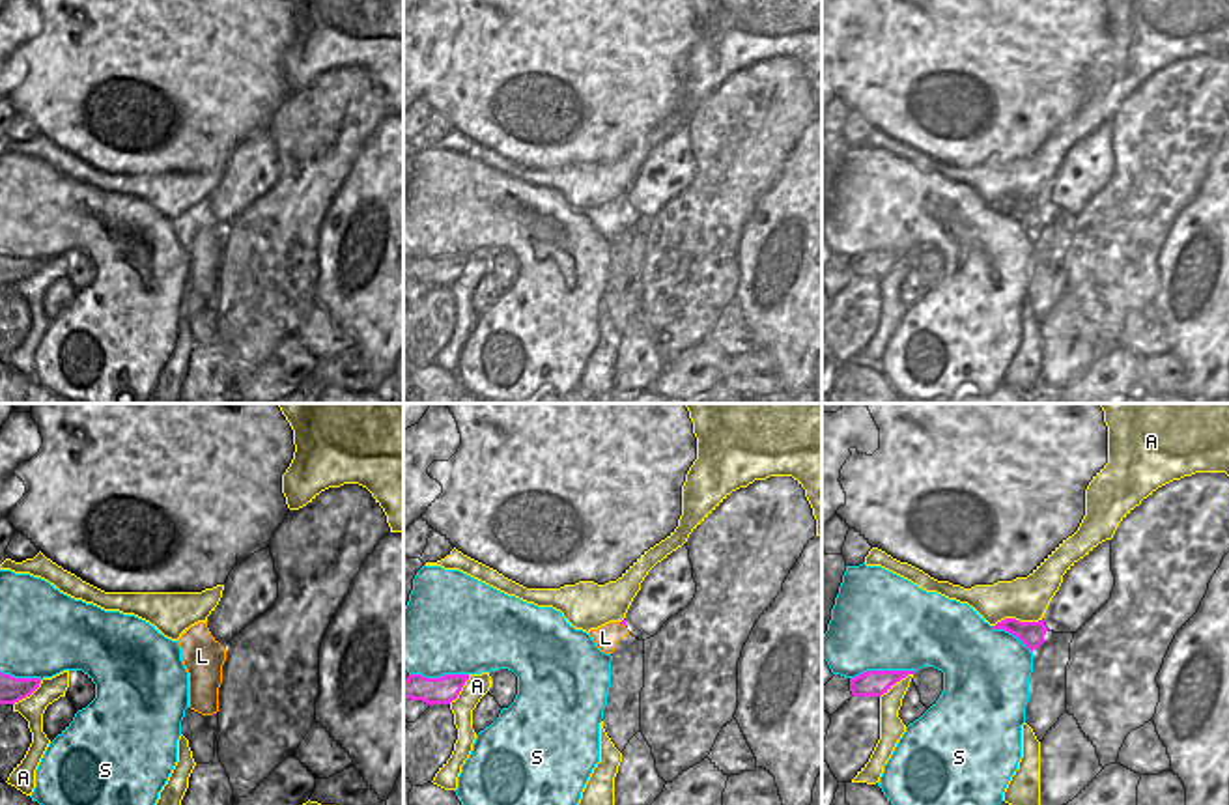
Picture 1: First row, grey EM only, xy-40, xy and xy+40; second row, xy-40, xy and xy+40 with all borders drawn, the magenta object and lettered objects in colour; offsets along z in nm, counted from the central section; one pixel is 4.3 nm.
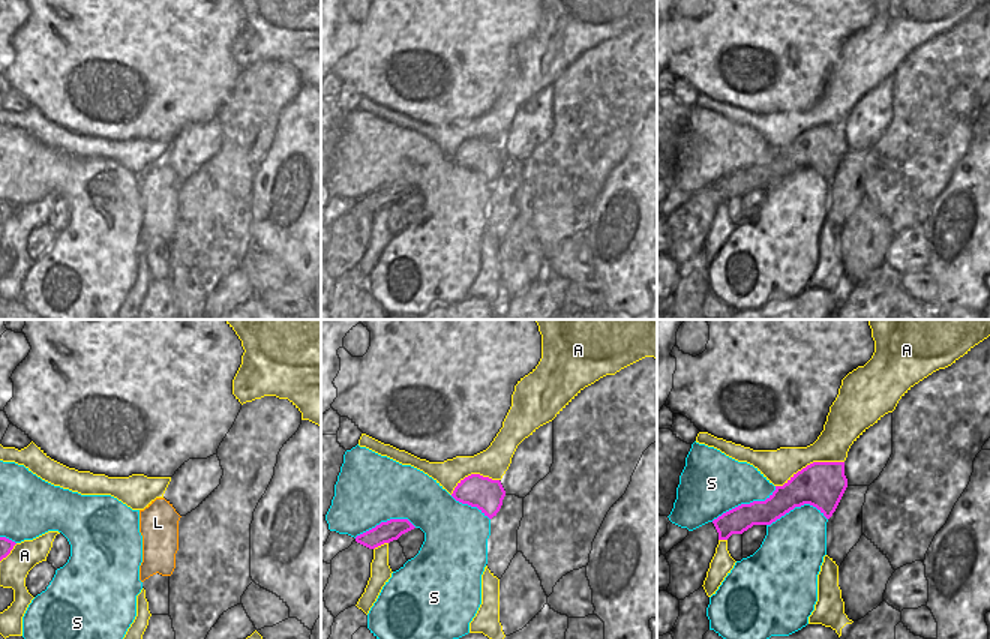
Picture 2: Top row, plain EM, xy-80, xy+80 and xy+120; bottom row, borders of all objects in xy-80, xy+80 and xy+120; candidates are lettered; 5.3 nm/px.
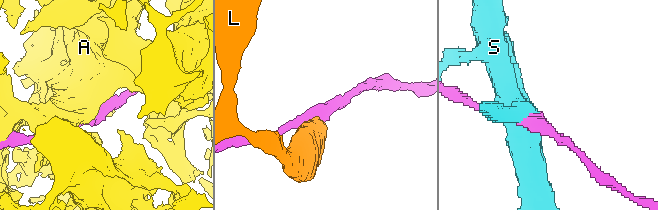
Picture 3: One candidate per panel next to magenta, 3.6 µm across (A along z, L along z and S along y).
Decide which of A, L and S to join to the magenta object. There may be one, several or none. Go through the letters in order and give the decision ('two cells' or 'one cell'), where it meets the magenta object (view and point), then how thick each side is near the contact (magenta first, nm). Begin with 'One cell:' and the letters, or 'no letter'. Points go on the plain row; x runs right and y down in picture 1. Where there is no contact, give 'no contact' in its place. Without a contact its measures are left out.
One cell: no letter
A: two cells | xy+40 (1017, 202) | 110/190 nm
L: two cells | xy (621, 204) | 20/110 nm
S: two cells | xy+40 (882, 253) | 110/420 nm

